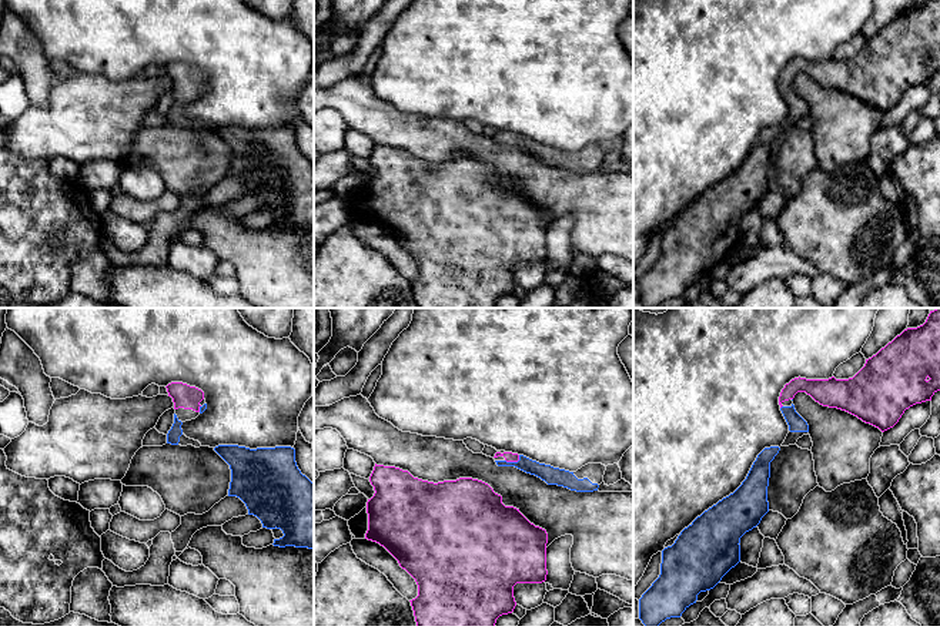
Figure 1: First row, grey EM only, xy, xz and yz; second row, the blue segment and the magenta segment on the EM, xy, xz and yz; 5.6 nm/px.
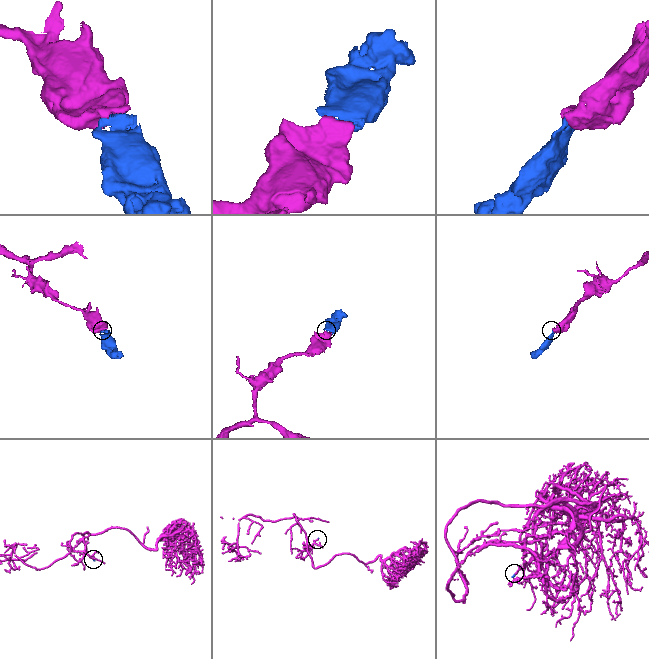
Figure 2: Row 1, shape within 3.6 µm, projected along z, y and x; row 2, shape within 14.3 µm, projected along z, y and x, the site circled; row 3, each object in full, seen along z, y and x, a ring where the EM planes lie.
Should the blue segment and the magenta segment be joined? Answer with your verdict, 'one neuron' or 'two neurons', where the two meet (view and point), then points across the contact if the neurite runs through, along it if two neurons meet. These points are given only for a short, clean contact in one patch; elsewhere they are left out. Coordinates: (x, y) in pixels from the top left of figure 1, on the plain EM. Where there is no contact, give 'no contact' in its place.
one neuron | xz (514, 143) | across xz (551, 156), (522, 143), (514, 143), (509, 137)

